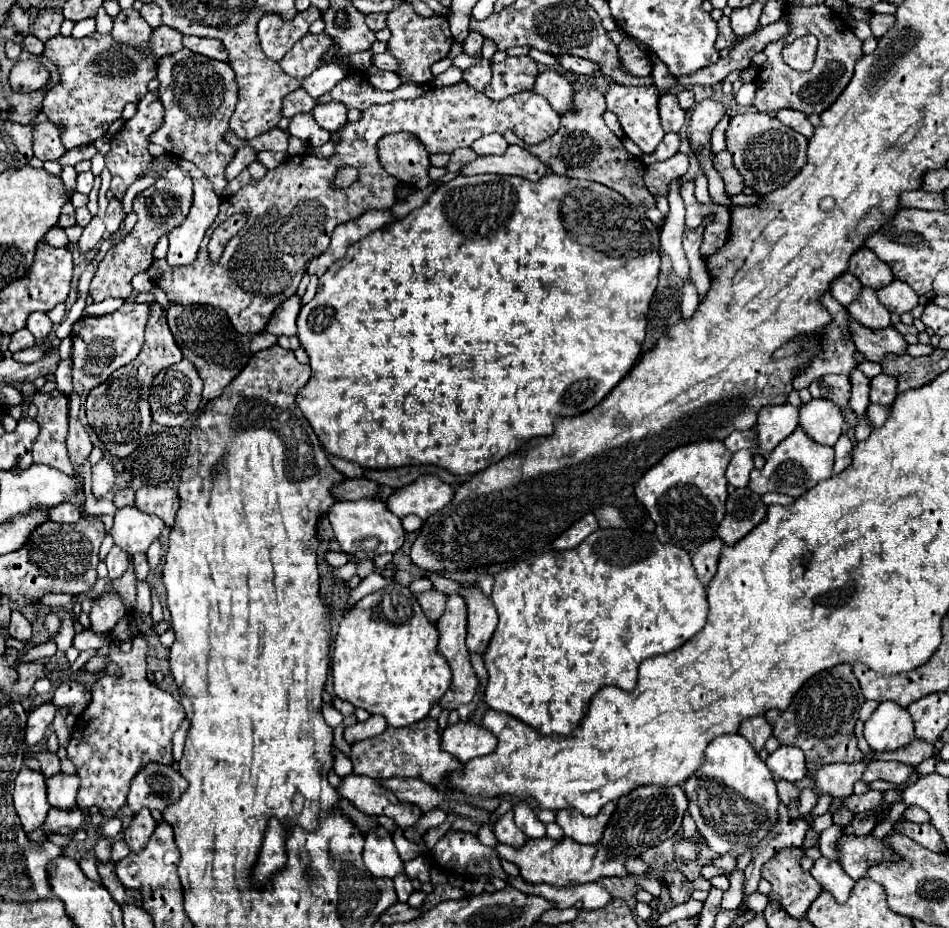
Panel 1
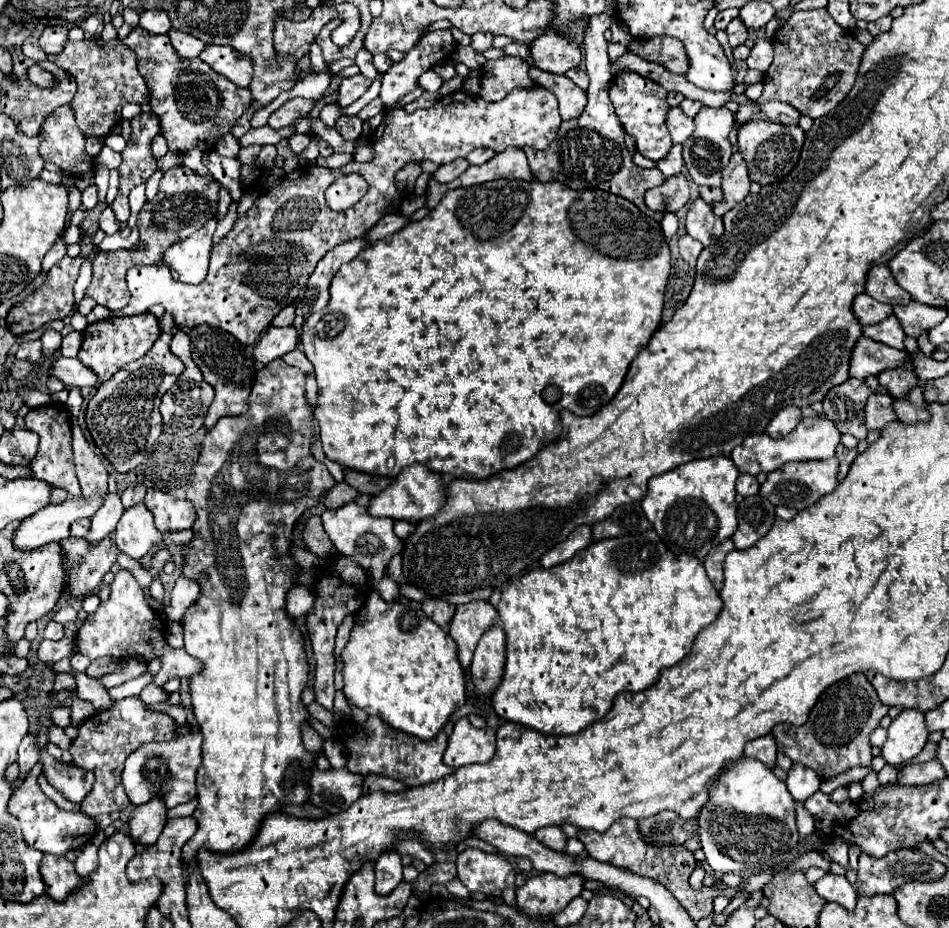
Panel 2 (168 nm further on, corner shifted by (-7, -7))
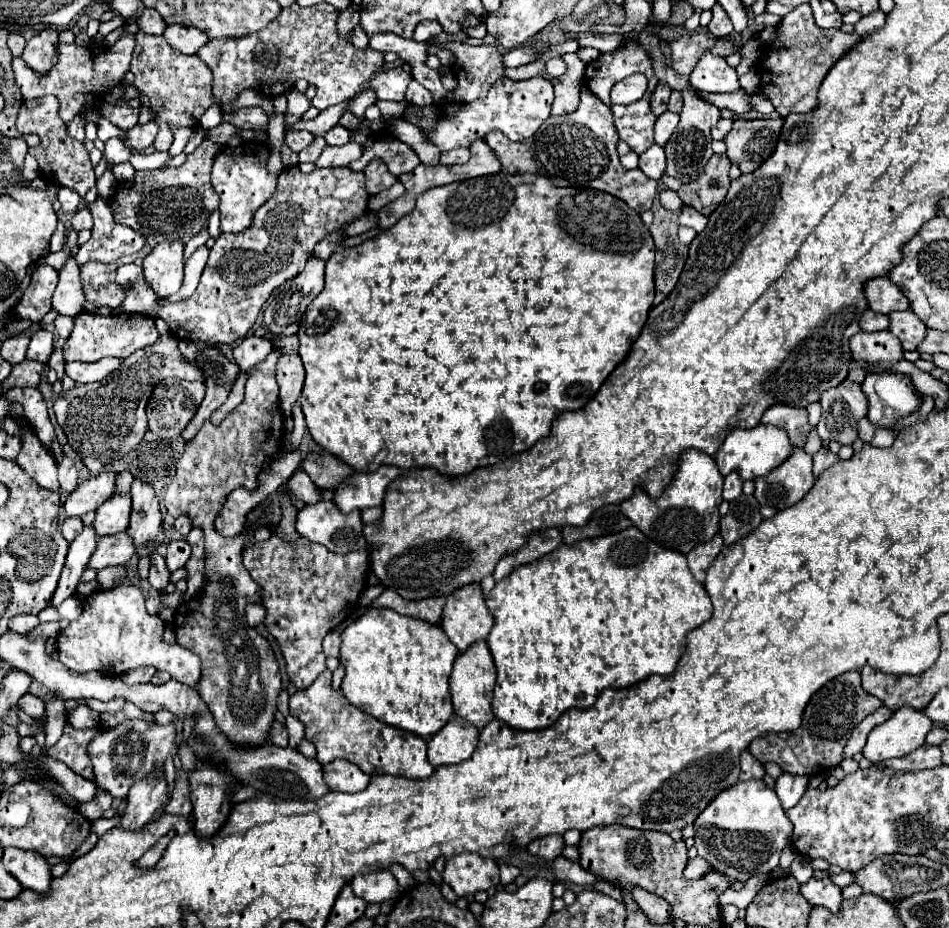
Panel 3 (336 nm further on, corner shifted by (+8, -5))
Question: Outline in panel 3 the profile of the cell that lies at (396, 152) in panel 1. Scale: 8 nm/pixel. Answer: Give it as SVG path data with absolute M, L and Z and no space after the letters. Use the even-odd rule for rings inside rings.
M373 159L363 169L363 173L365 173L365 189L369 195L377 195L383 189L389 189L397 181L397 177L393 173L389 173L387 165L381 159Z

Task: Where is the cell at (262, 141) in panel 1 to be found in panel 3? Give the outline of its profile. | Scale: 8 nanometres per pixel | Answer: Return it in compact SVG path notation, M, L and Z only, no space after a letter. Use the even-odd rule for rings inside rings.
M289 131L287 133L287 137L285 137L285 143L295 151L295 153L299 153L299 151L303 151L305 147L309 147L311 143L313 143L313 139L315 139L315 135L313 133L309 133L309 131Z

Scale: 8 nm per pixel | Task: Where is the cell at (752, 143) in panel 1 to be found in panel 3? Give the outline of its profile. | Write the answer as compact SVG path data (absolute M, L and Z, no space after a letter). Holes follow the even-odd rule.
M735 119L733 129L723 139L727 145L727 157L741 173L753 173L775 149L781 119Z

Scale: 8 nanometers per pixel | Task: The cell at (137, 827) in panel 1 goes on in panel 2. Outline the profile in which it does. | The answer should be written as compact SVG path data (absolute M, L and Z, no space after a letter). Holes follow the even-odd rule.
M156 797L134 809L130 817L130 837L140 845L150 847L156 843L164 823L166 823L166 805Z

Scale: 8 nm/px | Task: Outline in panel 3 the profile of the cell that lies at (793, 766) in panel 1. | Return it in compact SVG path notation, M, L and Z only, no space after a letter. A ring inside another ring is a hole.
M783 773L775 785L775 793L779 795L785 811L799 803L805 789L807 789L807 777L799 777L799 775L791 775L791 773Z

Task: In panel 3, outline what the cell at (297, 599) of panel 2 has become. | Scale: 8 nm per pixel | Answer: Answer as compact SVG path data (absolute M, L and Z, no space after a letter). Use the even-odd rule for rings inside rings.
M249 603L249 605L245 607L245 619L247 619L247 623L249 623L251 627L259 625L259 623L263 621L263 617L265 617L265 609L263 609L259 603Z

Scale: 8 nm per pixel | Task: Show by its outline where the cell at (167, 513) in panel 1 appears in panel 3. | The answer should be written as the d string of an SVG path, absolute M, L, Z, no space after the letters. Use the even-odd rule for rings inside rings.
M135 479L131 487L131 495L133 495L133 509L131 509L127 531L133 535L135 547L139 549L155 541L157 533L161 531L161 511L159 511L157 495L149 483Z

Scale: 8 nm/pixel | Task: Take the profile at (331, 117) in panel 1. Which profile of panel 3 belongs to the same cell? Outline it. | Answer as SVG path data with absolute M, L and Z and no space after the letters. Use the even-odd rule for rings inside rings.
M335 125L335 127L325 135L327 145L345 145L345 143L349 143L349 139L351 139L349 131L347 131L345 127L341 127L341 125Z

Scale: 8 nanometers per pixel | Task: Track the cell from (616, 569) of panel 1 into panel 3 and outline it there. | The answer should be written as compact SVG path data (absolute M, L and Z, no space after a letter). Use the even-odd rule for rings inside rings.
M629 527L619 533L595 537L595 539L583 539L573 545L561 543L557 547L557 551L547 553L545 557L531 561L529 565L519 565L517 569L513 569L513 573L509 573L507 577L503 577L501 581L495 583L495 587L487 595L487 607L495 617L495 625L487 637L487 647L491 651L495 667L497 667L493 713L497 719L505 721L509 727L523 729L523 731L535 731L535 729L549 727L571 707L589 709L593 705L593 701L597 701L599 693L607 687L629 687L637 681L643 681L649 675L671 675L677 667L679 657L685 653L687 633L697 629L705 621L709 621L711 613L713 613L711 599L709 599L705 587L691 577L685 555L659 547L657 543L653 543L649 537L645 537L635 527Z

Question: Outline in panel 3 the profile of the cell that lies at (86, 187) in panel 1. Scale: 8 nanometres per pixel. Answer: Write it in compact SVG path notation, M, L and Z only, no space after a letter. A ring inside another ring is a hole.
M59 187L57 199L59 199L61 209L63 209L65 213L75 213L75 211L79 209L79 203L81 203L81 197L77 195L77 191L67 189L67 187Z

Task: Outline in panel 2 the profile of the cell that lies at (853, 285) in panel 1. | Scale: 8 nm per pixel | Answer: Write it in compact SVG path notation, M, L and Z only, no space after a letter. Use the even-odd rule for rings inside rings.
M860 293L854 303L852 303L852 311L856 315L856 319L862 325L874 325L880 323L882 319L886 319L888 315L892 315L892 307L886 303L880 303L876 299L872 299L866 293Z

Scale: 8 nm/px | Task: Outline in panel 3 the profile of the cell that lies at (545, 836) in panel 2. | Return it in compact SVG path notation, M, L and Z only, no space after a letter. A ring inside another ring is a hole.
M541 837L541 839L535 839L527 847L527 851L531 855L535 855L535 857L545 859L545 861L553 861L553 859L557 859L561 855L563 847L565 847L563 837Z

